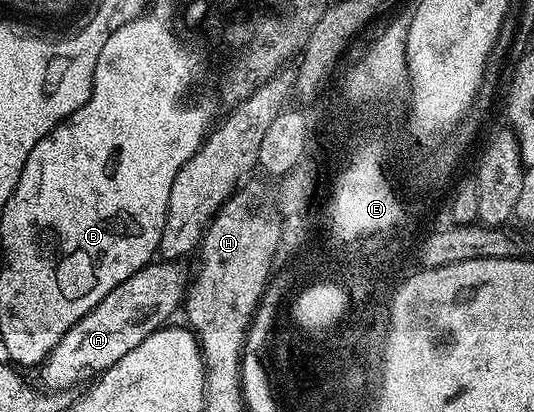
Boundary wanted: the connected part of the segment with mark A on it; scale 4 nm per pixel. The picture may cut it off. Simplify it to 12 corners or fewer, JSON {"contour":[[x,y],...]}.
{"contour":[[156,260],[74,324],[38,368],[51,391],[161,329],[188,275]]}

